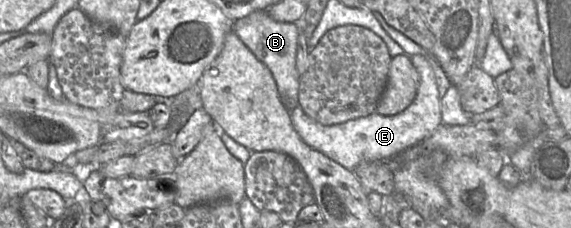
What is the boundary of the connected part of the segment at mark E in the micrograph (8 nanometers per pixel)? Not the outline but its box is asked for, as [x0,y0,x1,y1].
[290,60,441,171]

